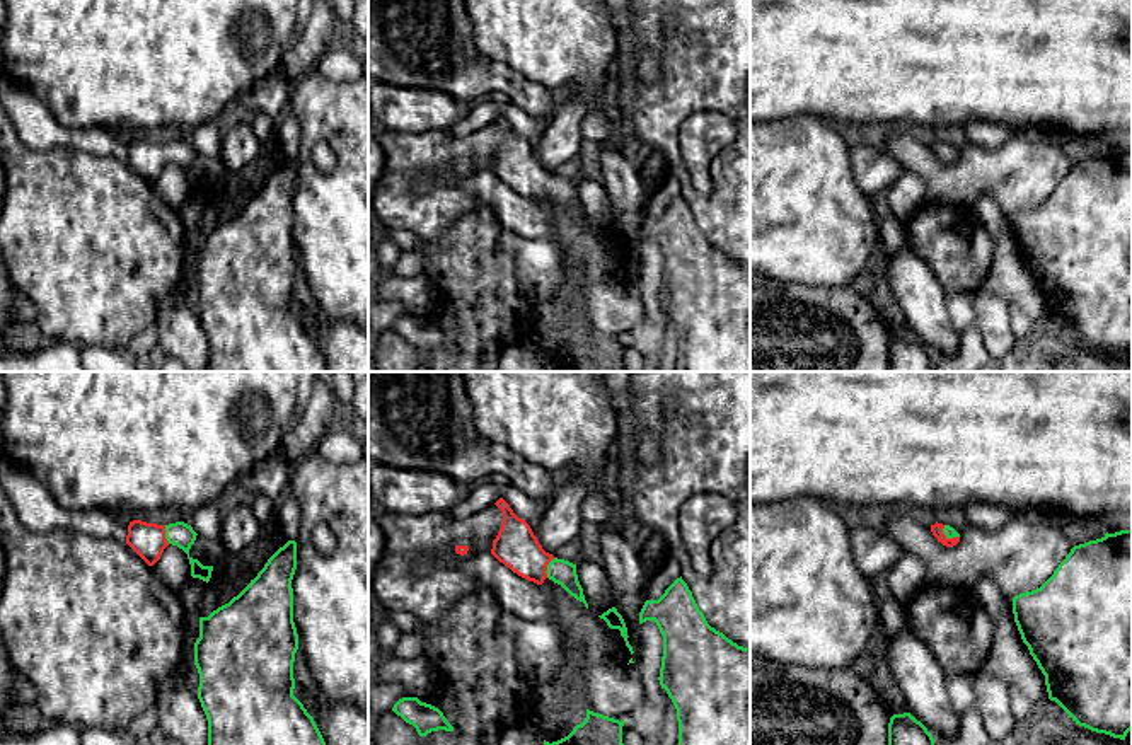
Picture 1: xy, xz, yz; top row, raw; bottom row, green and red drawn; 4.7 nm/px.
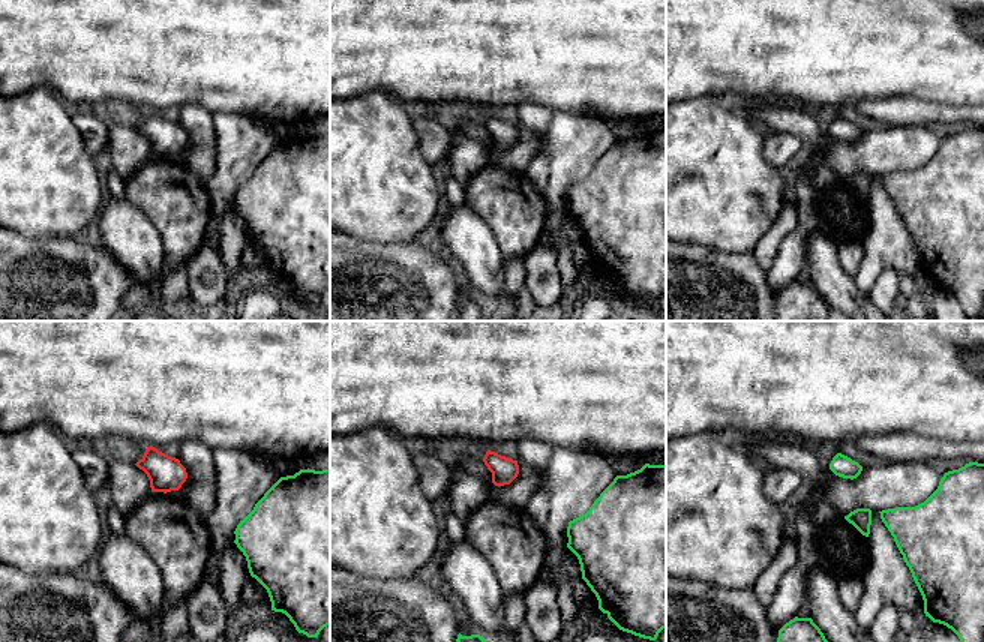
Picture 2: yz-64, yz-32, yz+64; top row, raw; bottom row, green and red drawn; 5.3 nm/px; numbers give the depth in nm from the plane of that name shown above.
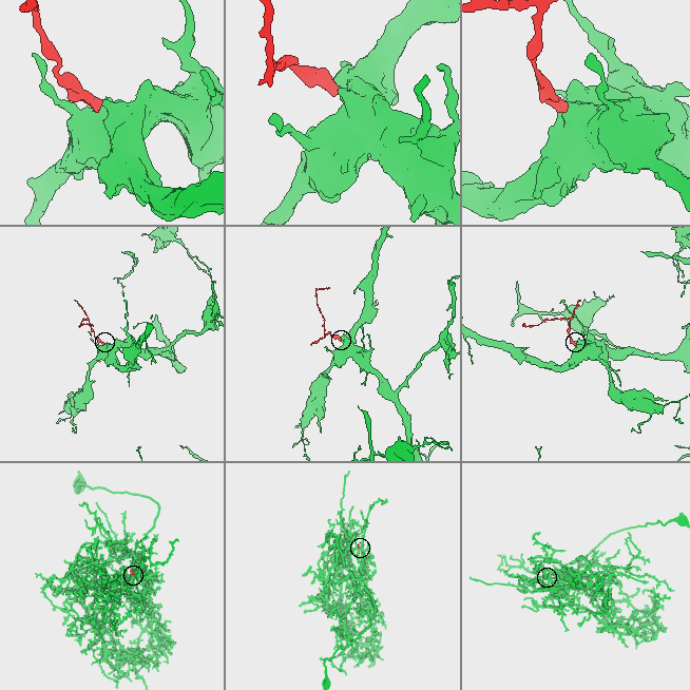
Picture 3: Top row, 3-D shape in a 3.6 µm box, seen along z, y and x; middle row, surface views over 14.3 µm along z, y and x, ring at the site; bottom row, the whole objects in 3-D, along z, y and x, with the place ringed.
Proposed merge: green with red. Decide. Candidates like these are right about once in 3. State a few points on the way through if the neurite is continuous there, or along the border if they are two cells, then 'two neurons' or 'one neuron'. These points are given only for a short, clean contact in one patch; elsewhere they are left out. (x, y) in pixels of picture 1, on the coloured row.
across xz (561, 571), (548, 568), (534, 565), (515, 546) | one neuron

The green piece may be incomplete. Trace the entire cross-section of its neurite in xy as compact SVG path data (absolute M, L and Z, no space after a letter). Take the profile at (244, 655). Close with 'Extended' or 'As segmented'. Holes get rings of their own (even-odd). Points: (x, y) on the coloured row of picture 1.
M288 540L237 597L199 617L194 665L199 673L198 699L208 719L208 745L326 745L314 718L293 696L298 650L295 569L297 542Z. As segmented

